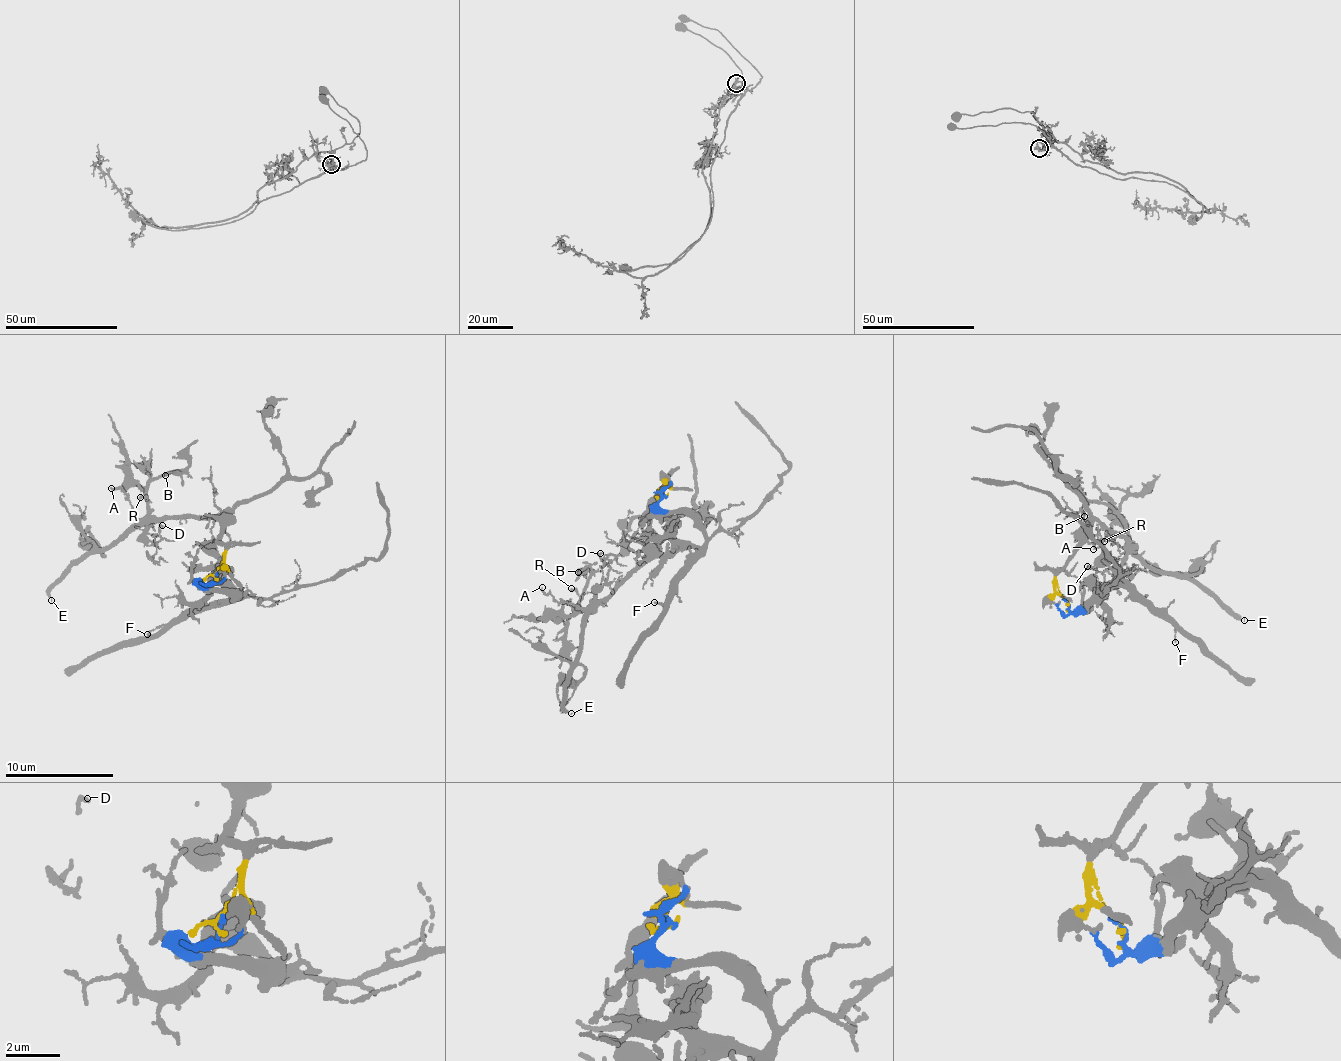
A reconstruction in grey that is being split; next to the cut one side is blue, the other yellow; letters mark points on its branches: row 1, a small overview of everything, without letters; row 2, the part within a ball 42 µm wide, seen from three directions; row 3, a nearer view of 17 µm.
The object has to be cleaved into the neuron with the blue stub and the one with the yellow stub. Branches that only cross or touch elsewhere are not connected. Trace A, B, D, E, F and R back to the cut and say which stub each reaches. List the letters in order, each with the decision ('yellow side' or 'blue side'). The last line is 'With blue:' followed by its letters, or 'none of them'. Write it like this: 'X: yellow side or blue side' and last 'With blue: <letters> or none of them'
A: yellow side
B: yellow side
D: yellow side
E: yellow side
F: blue side
R: yellow side
With blue: F

